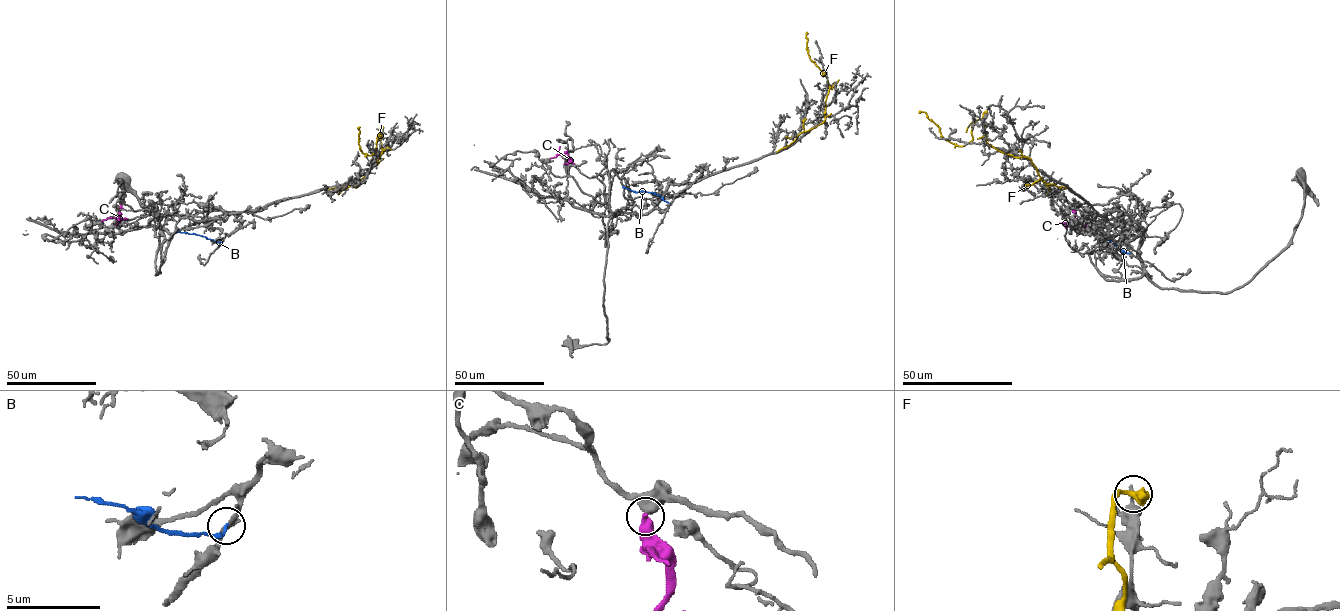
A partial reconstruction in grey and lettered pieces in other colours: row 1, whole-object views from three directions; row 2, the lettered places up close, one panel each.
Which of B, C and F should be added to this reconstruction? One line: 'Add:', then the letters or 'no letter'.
Add: no letter

